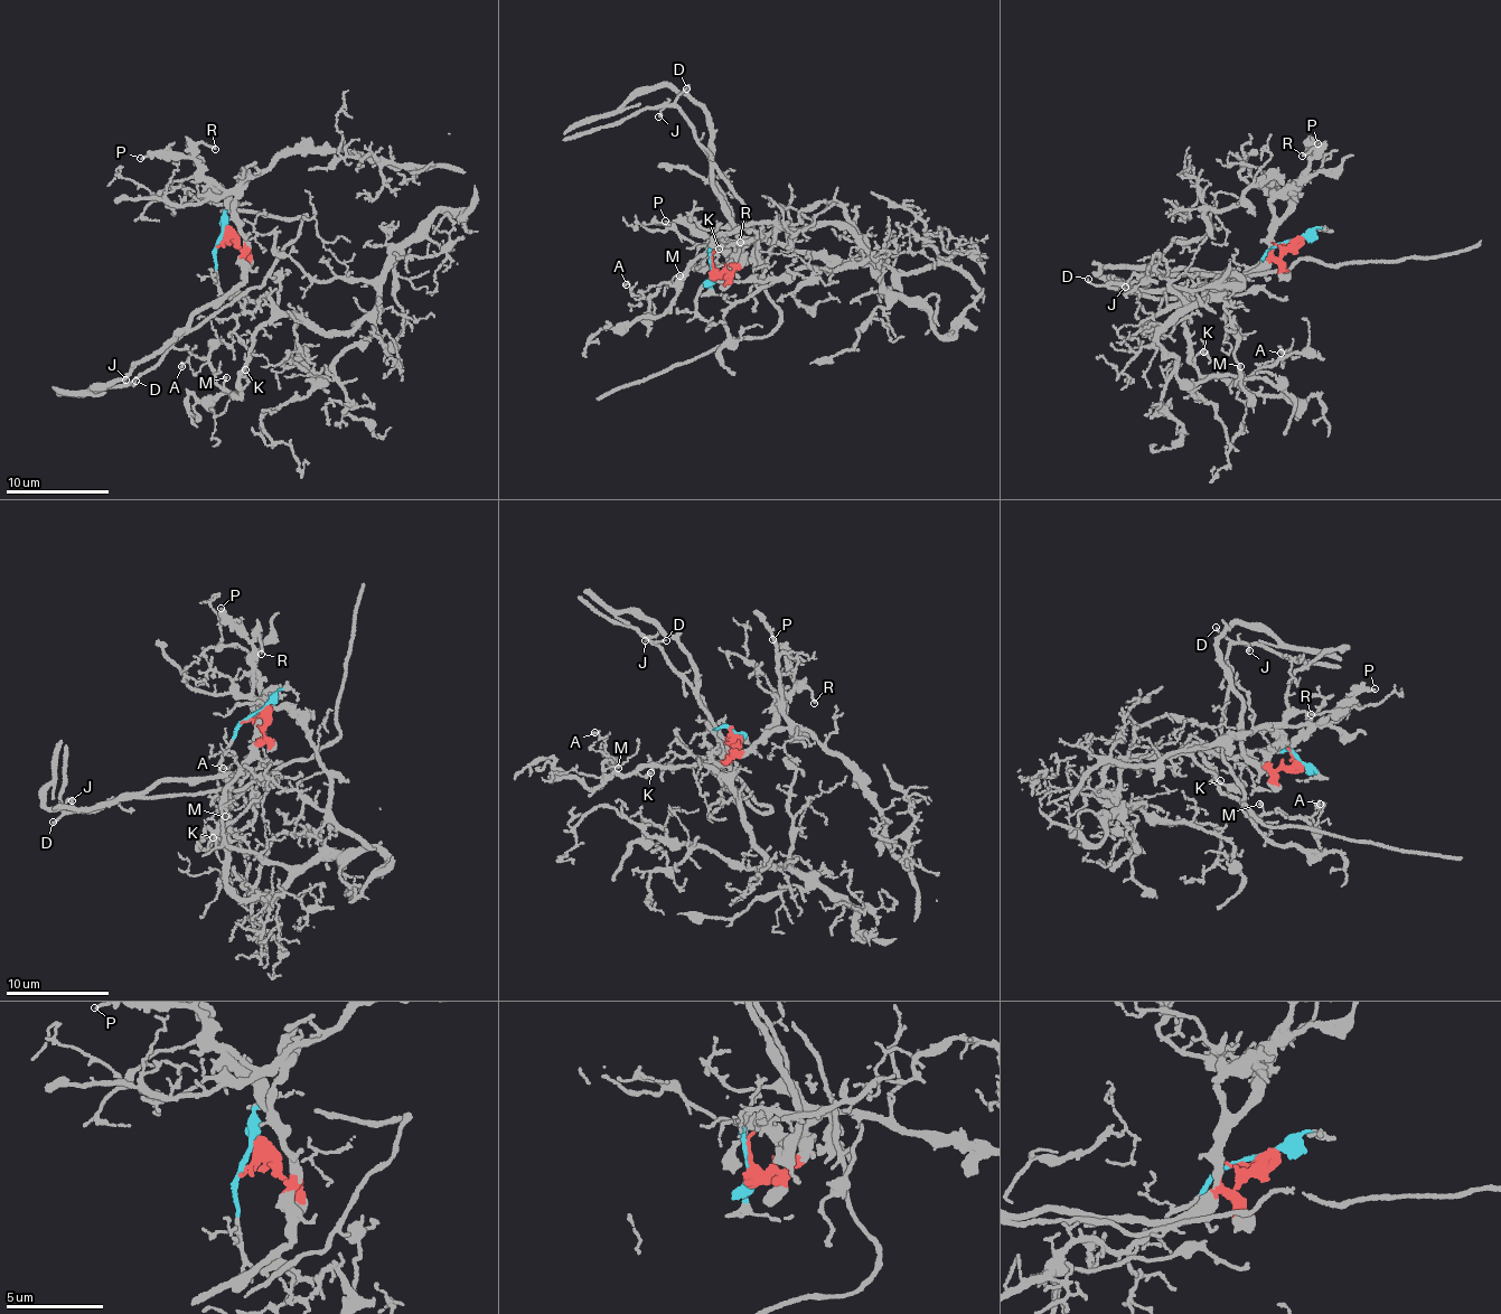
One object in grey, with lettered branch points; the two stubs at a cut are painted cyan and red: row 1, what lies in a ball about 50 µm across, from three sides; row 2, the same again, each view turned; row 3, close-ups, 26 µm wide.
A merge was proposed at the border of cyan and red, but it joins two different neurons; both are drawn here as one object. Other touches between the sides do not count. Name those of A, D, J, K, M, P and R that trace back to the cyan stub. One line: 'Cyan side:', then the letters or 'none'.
Cyan side: A, K, M

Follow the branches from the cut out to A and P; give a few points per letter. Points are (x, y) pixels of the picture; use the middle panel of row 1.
A: (712, 265), (716, 236), (748, 243), (778, 225), (753, 222), (714, 240), (652, 296), (625, 284)
P: (714, 265), (716, 273), (732, 270), (741, 257), (730, 255), (716, 242), (693, 235), (682, 223), (666, 221)

